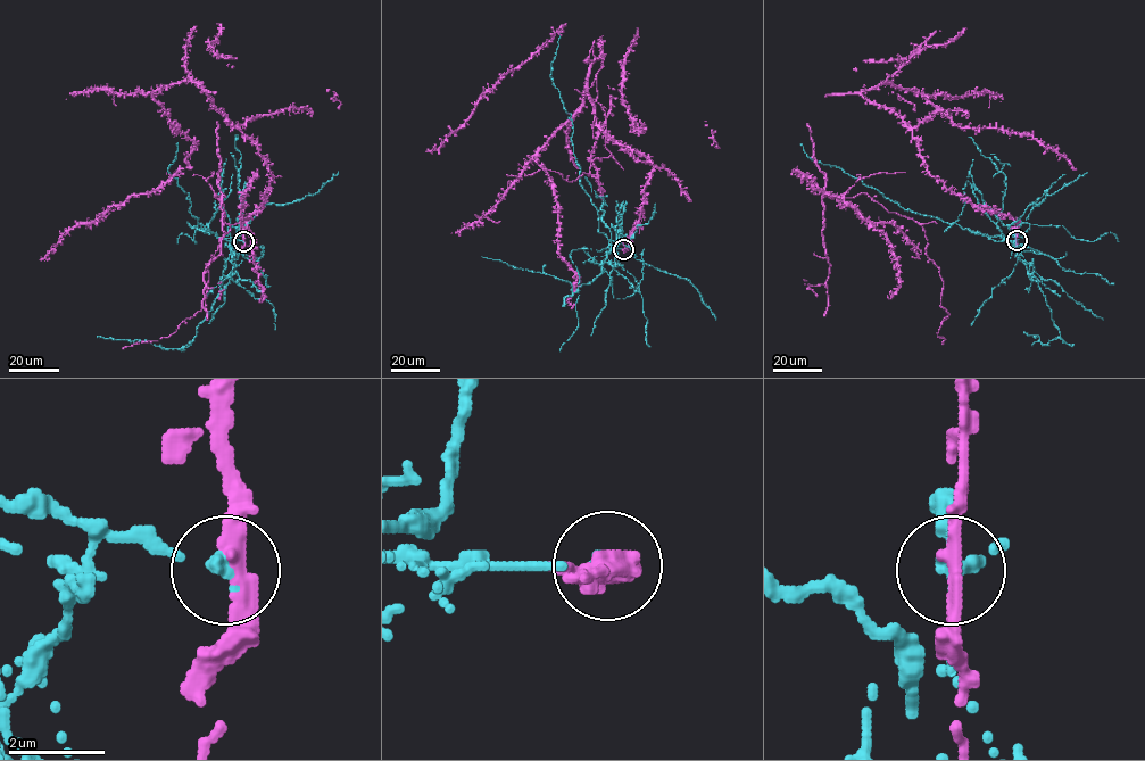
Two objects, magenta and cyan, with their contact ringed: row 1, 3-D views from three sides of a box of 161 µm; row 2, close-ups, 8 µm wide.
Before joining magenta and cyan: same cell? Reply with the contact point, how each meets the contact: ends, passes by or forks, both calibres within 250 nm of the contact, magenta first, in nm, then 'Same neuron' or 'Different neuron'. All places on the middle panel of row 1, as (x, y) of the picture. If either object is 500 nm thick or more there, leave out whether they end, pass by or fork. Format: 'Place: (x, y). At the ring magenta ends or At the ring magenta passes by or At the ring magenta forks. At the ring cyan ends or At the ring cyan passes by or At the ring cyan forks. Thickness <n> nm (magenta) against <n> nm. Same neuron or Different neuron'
Place: (623, 249). At the ring magenta passes by. At the ring cyan ends. Thickness 320 nm (magenta) against 240 nm. Different neuron

